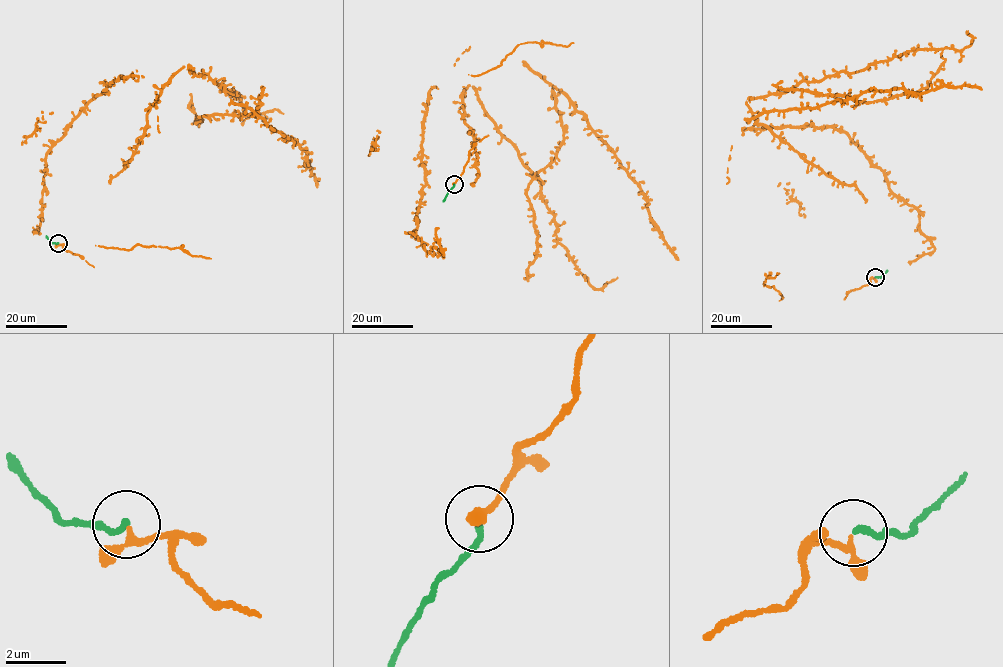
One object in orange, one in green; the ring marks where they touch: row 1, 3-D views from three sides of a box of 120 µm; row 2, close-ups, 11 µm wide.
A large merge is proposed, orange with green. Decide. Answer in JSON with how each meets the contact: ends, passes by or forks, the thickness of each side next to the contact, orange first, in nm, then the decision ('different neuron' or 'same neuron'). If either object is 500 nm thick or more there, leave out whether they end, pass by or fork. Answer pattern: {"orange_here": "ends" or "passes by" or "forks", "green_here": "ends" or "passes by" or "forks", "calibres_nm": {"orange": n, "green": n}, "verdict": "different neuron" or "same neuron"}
{"orange_here": "passes by", "green_here": "ends", "calibres_nm": {"orange": 170, "green": 200}, "verdict": "same neuron"}

